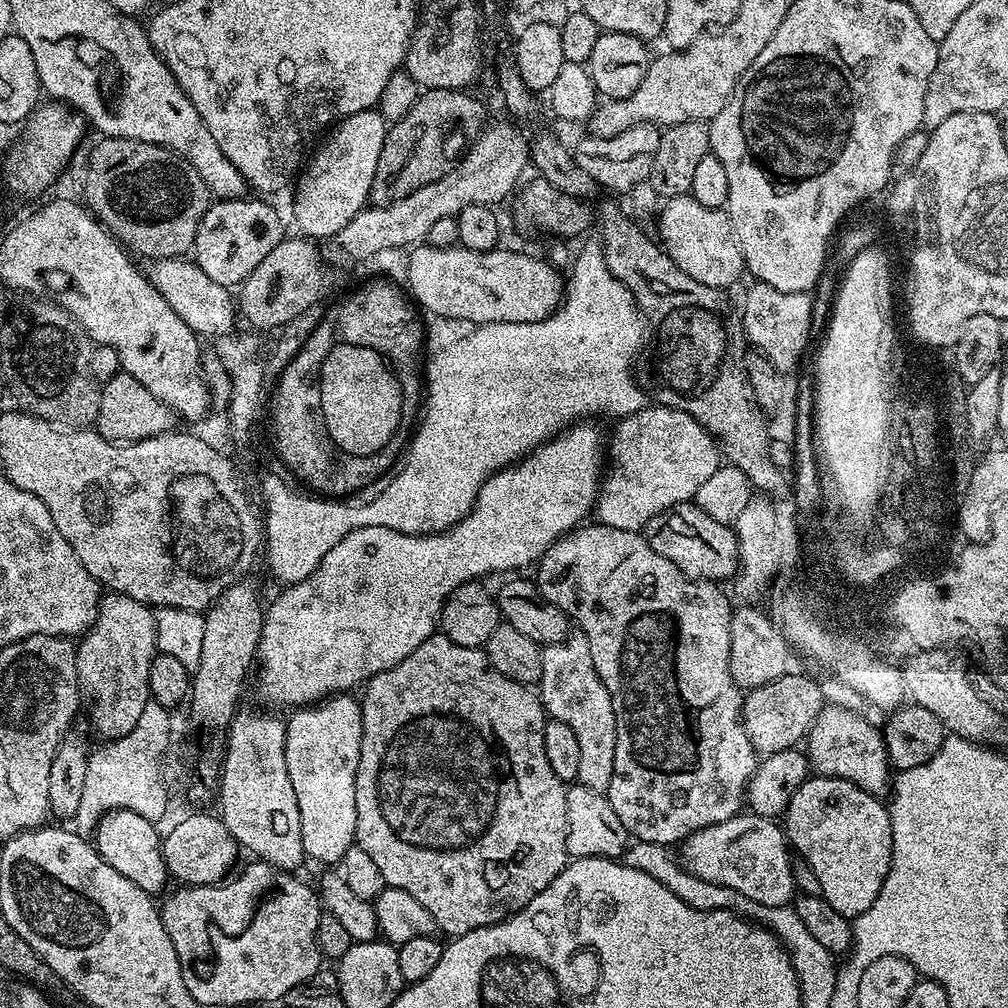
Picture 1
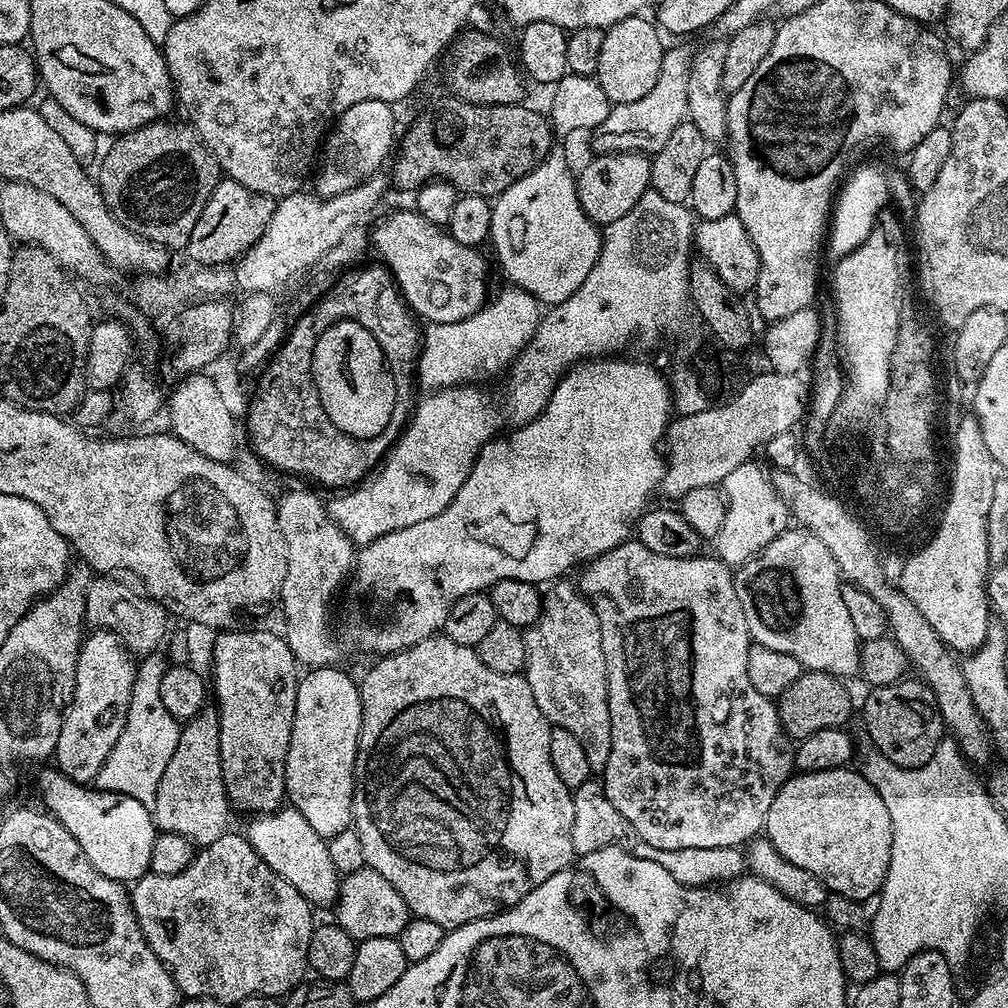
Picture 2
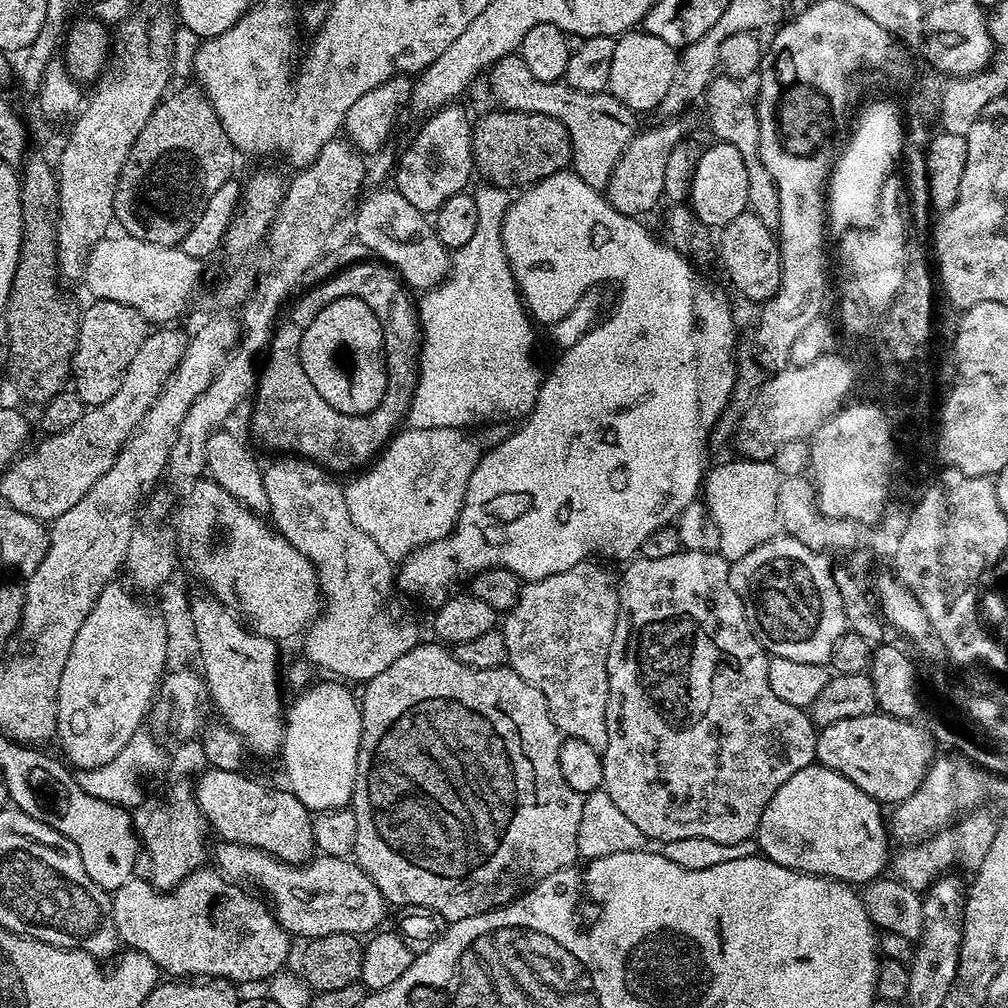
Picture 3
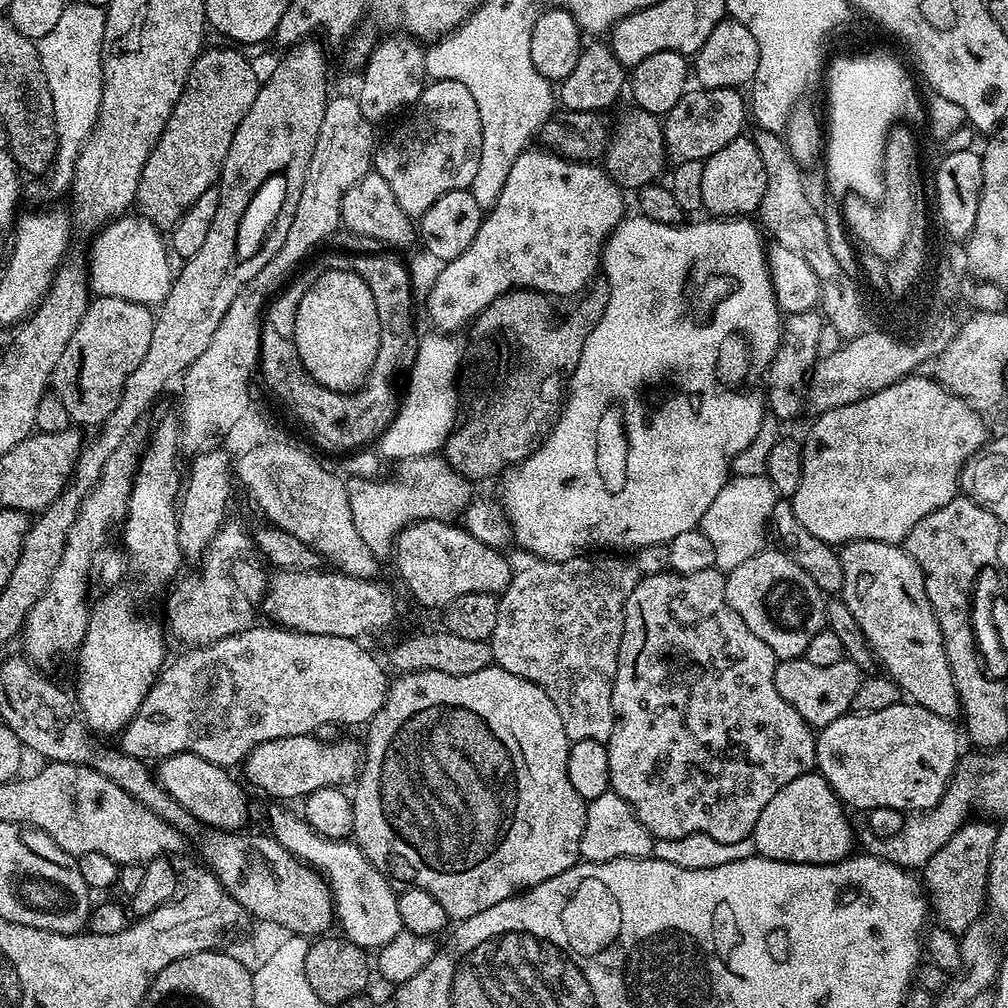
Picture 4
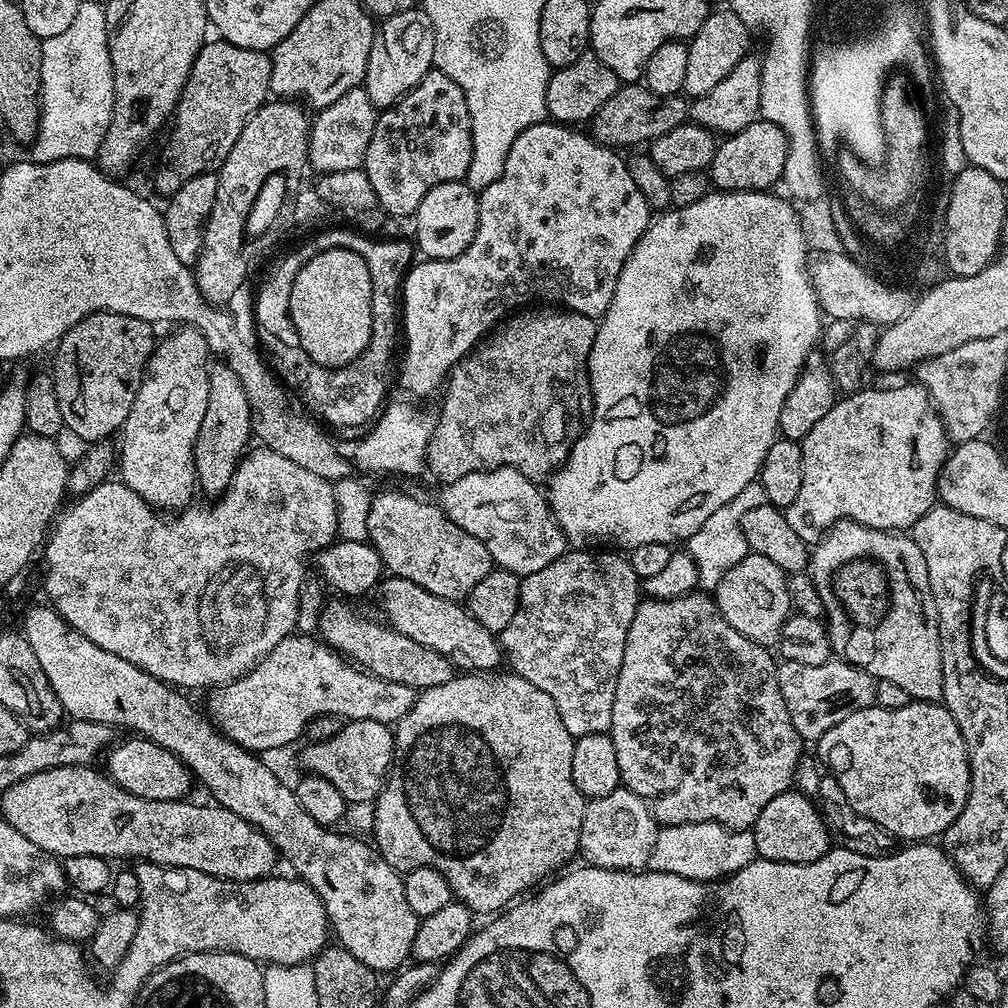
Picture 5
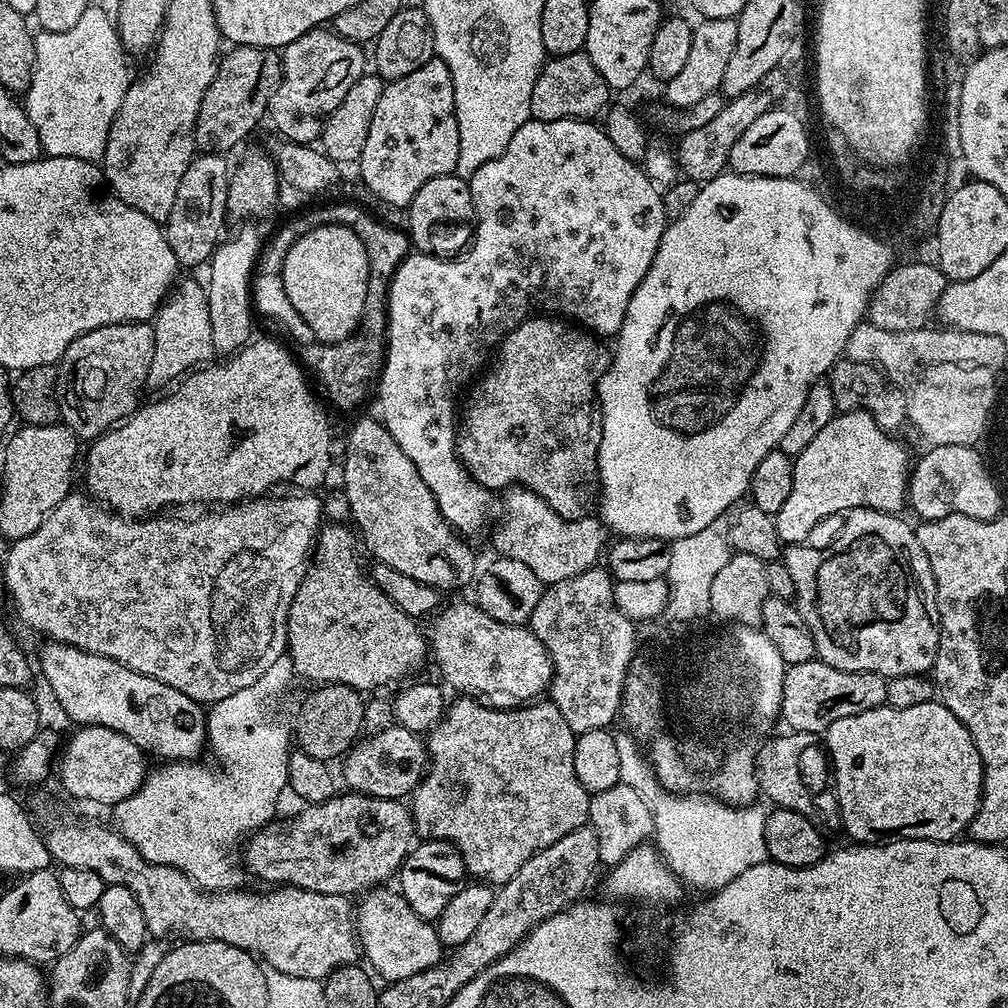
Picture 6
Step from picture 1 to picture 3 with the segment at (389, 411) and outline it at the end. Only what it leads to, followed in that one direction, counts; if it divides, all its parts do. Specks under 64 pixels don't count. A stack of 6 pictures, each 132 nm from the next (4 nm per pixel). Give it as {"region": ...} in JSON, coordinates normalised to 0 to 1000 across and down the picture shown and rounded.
{"region":[[[350,294],[335,296],[318,308],[312,319],[301,322],[301,326],[298,358],[312,387],[339,411],[366,413],[385,386],[379,323],[371,315],[371,308]]]}

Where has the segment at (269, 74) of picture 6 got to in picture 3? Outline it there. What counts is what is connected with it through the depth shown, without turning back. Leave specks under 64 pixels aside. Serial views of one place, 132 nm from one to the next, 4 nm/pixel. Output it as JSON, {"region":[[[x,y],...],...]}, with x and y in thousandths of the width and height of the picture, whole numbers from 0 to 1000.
{"region":[[[187,82],[184,87],[179,87],[176,91],[174,89],[168,90],[153,109],[153,113],[149,113],[149,121],[145,121],[145,125],[141,125],[141,133],[137,133],[133,145],[129,145],[129,153],[121,165],[121,173],[117,177],[117,185],[113,192],[114,221],[120,222],[123,225],[120,227],[126,233],[161,244],[182,243],[185,232],[188,232],[188,224],[192,224],[192,220],[196,220],[196,216],[200,216],[200,208],[204,208],[204,200],[208,200],[208,196],[215,190],[216,185],[220,185],[225,179],[231,178],[233,171],[230,170],[234,167],[234,159],[236,160],[234,147],[228,141],[228,137],[224,137],[224,129],[220,129],[220,121],[216,121],[216,113],[212,113],[212,105],[206,100],[206,94],[193,82]]]}

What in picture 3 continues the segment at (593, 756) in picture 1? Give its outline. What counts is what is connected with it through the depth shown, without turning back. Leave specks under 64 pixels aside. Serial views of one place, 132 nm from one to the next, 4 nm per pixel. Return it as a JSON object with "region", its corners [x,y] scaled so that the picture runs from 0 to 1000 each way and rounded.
{"region":[[[580,558],[573,562],[565,562],[565,565],[558,565],[558,569],[546,569],[546,573],[537,575],[525,575],[516,584],[514,597],[505,605],[498,615],[498,626],[502,633],[502,643],[504,645],[504,659],[522,677],[526,677],[542,692],[542,700],[546,704],[546,712],[552,717],[552,723],[560,730],[574,732],[576,736],[582,736],[589,744],[599,747],[601,744],[601,692],[603,691],[603,646],[605,637],[609,633],[609,621],[615,608],[615,598],[613,597],[612,576],[606,571],[600,561],[595,558]]]}

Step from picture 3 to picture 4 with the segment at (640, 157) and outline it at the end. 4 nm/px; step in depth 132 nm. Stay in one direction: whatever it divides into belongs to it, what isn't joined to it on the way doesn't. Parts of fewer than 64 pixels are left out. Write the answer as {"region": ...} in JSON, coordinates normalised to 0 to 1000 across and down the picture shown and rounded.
{"region":[[[694,87],[680,90],[678,97],[658,116],[661,155],[668,164],[682,159],[701,159],[712,153],[720,141],[728,141],[739,130],[740,99],[728,87]]]}

